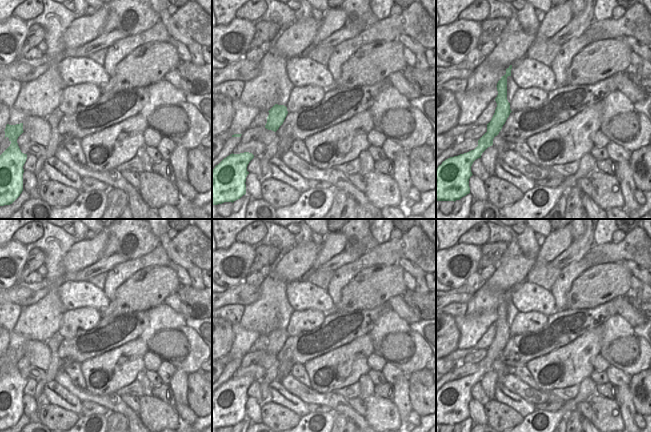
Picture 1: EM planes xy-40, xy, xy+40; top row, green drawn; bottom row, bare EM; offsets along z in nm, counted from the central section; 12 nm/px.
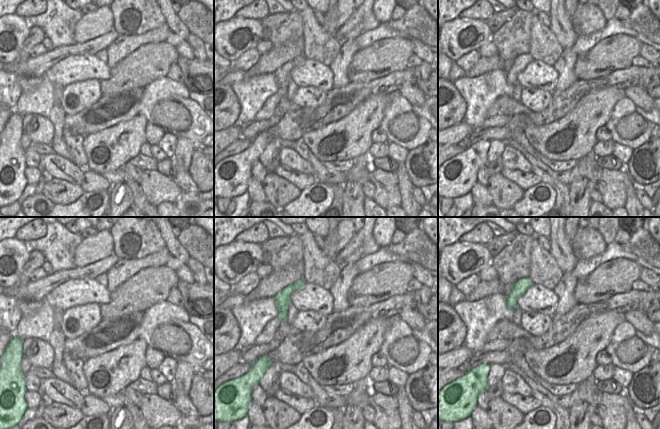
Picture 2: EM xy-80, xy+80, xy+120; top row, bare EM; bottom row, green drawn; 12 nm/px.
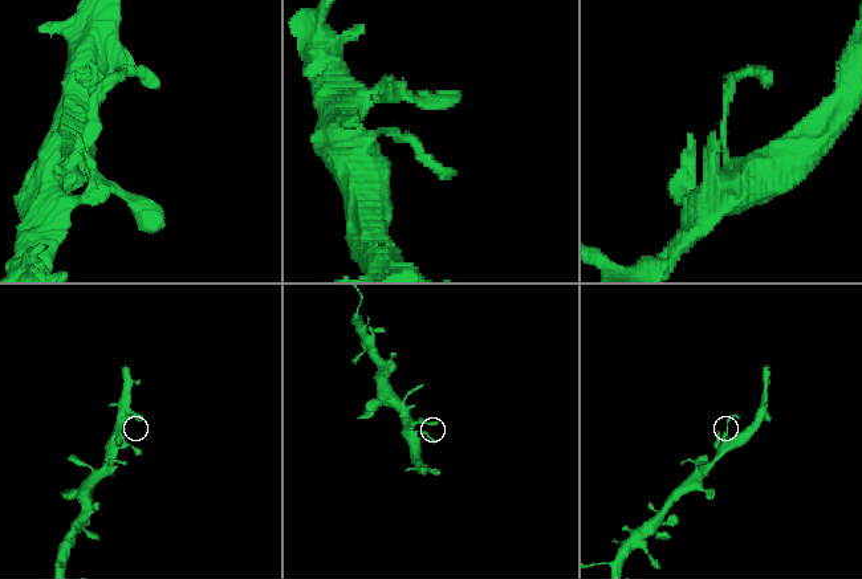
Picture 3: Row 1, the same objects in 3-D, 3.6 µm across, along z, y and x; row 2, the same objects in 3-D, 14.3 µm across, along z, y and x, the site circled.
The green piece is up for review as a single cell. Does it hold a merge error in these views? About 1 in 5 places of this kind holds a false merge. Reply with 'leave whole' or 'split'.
leave whole

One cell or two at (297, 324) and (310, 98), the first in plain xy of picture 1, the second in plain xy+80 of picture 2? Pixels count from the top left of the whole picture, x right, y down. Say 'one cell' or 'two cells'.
one cell

